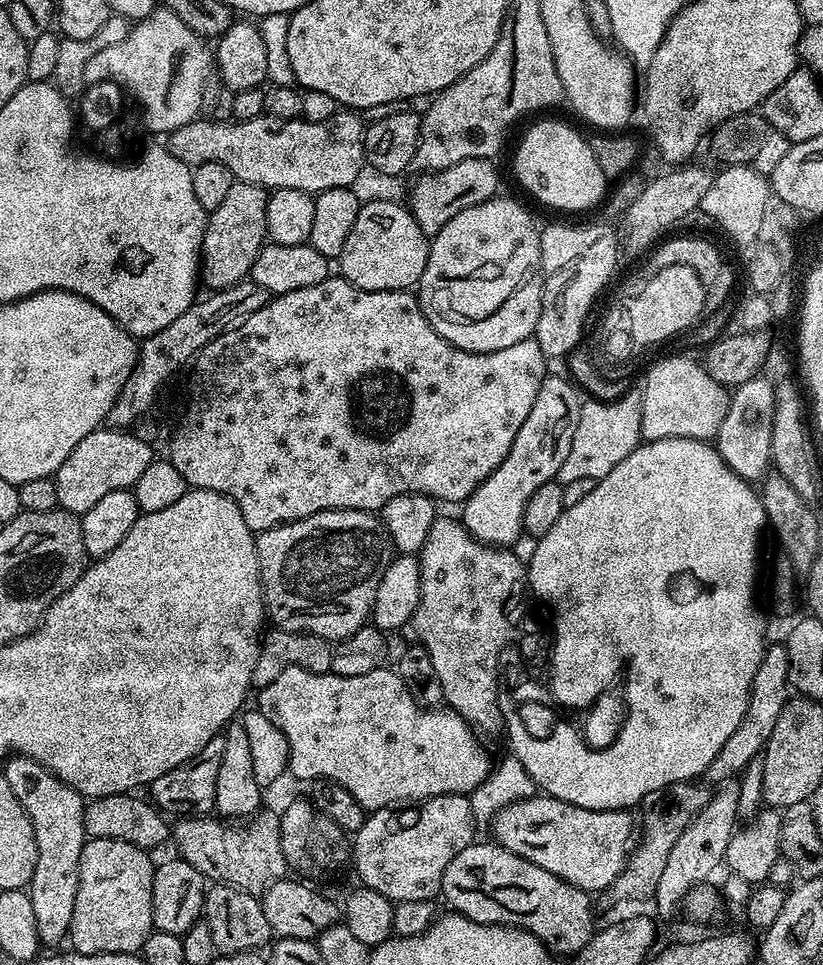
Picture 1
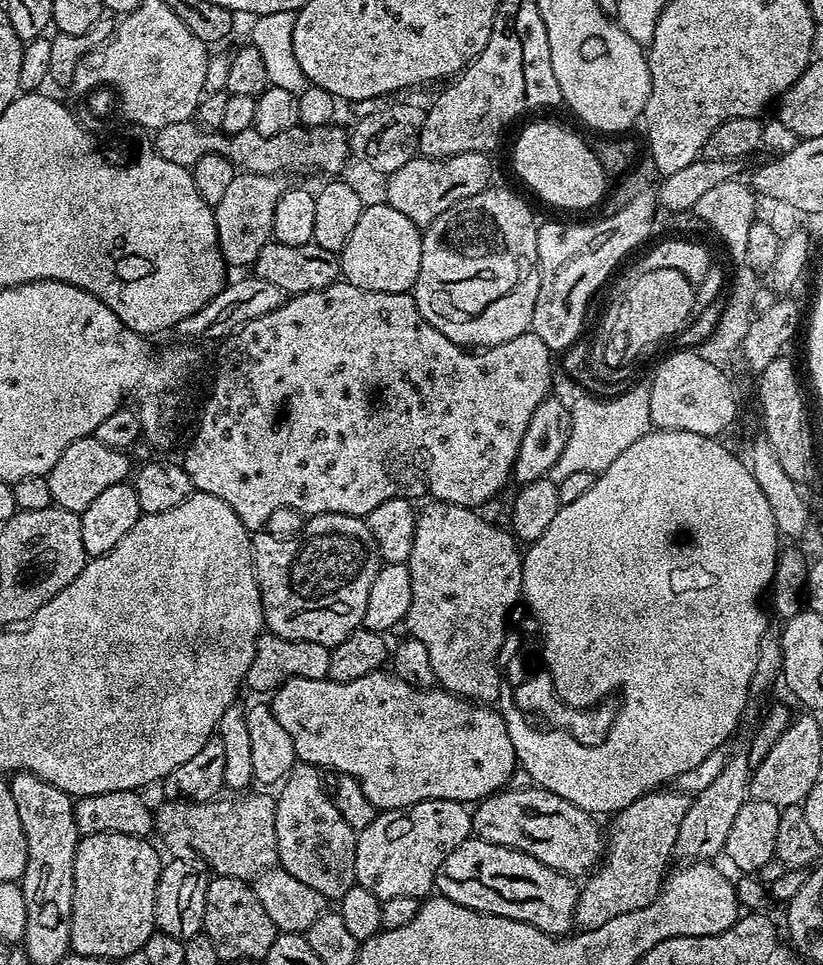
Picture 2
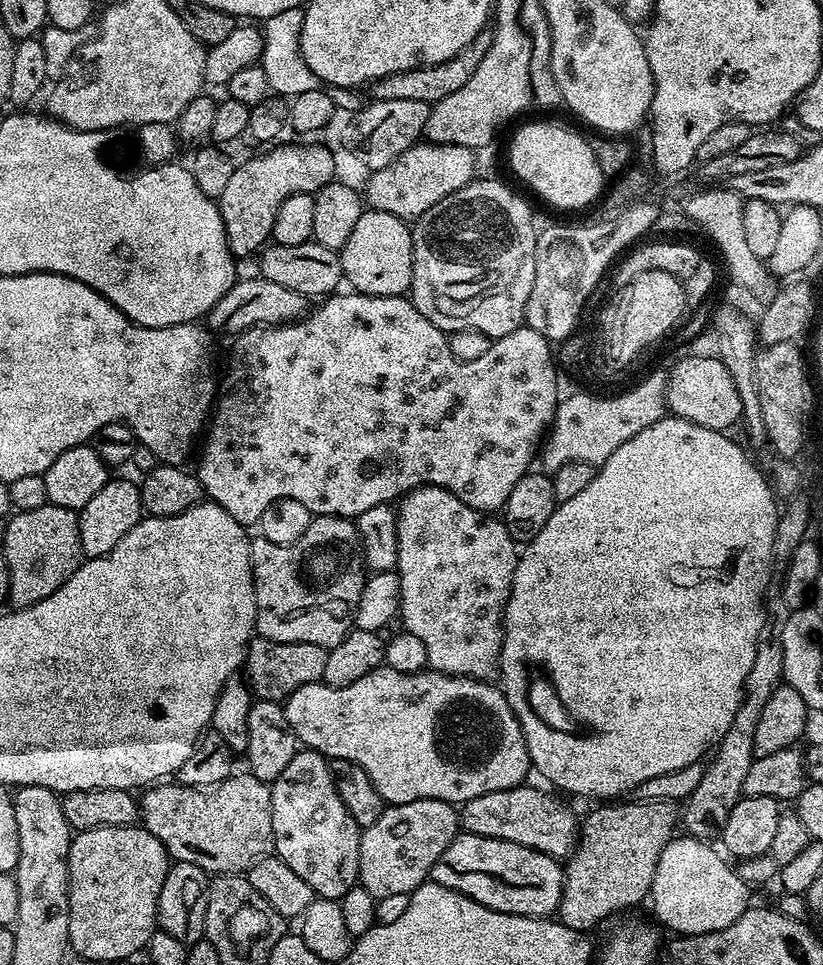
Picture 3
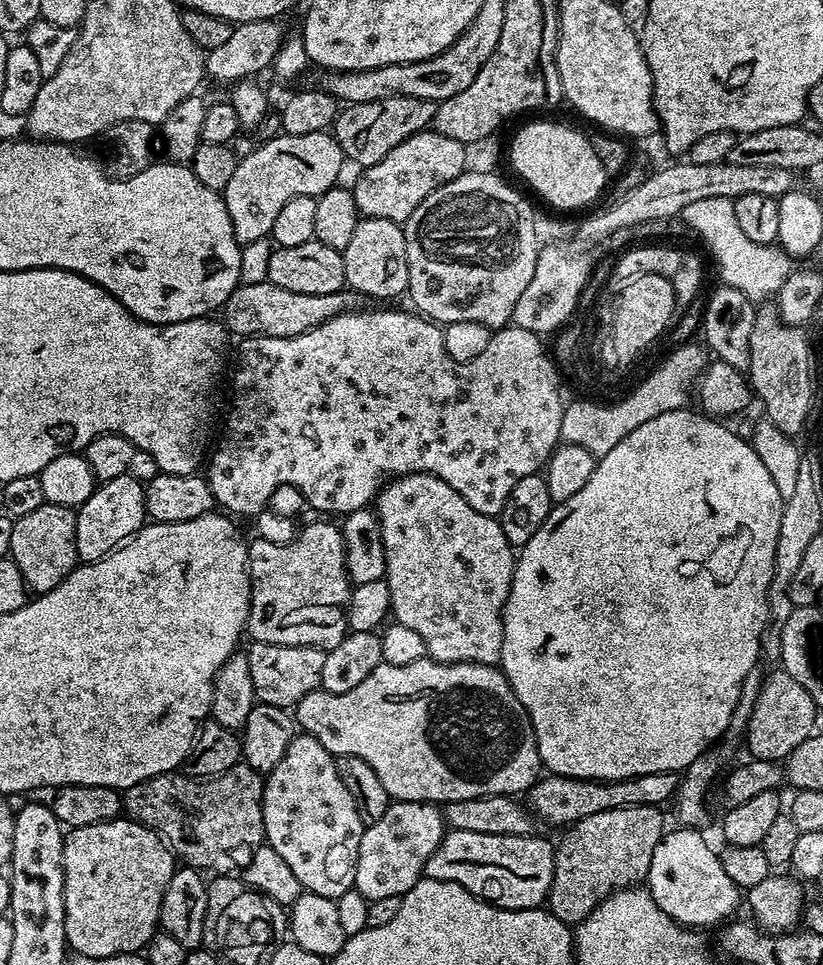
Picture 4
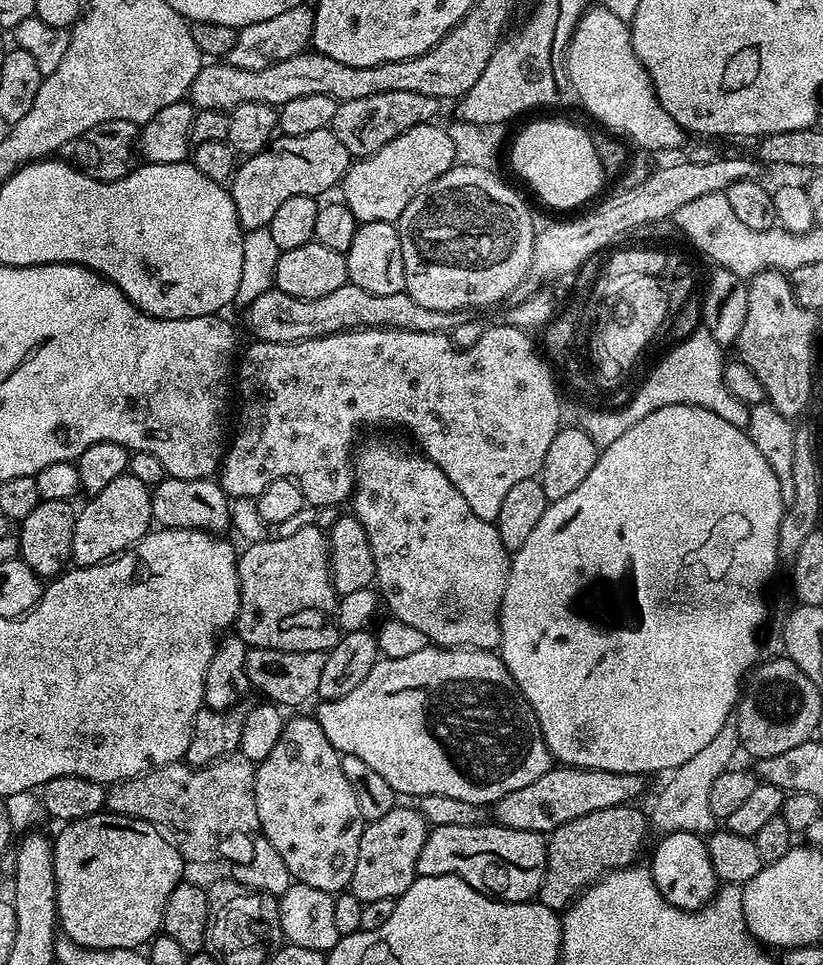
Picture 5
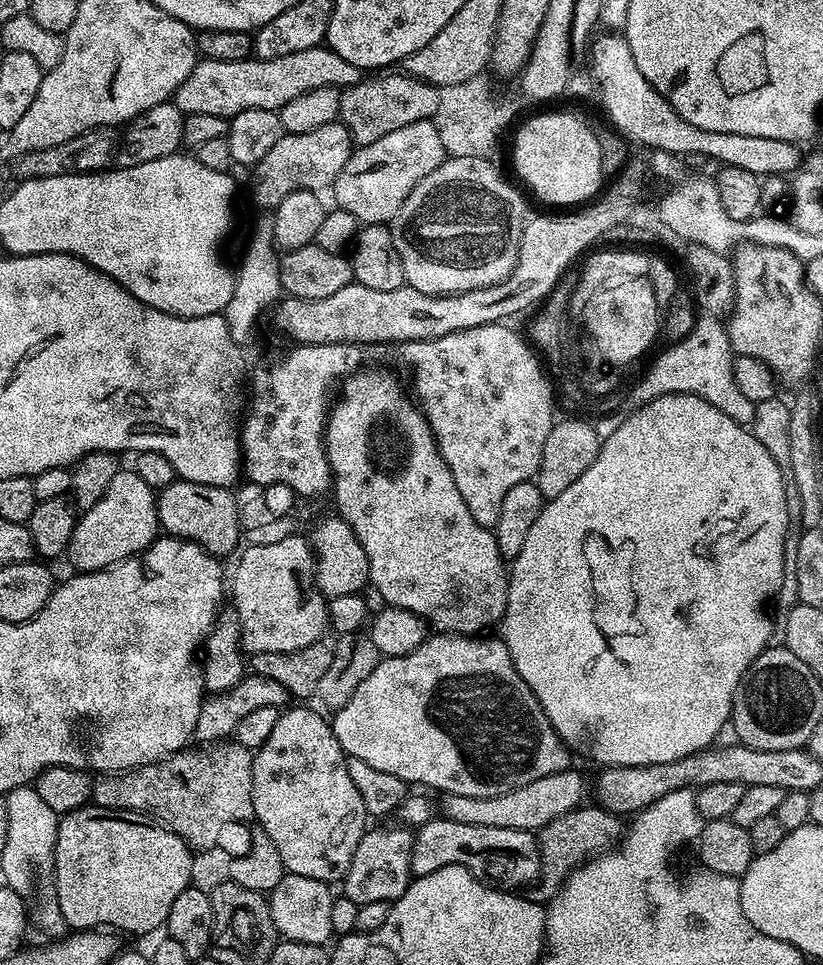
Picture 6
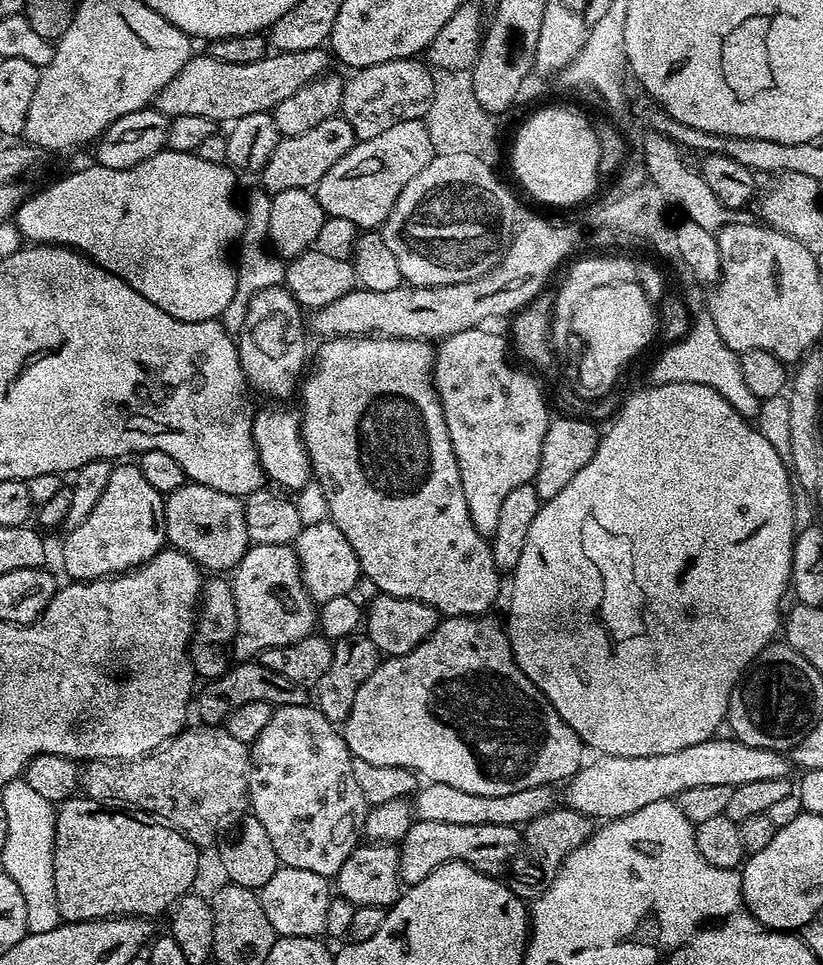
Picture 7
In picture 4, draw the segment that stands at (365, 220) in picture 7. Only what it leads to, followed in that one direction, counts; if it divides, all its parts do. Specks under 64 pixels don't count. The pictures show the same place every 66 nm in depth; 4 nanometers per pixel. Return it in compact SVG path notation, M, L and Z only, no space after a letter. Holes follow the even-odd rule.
M425 130L406 138L382 162L363 169L356 184L351 185L354 202L358 206L361 217L373 216L403 222L418 210L418 202L426 198L438 186L458 178L465 172L465 145L454 138L446 138L446 134L435 130Z

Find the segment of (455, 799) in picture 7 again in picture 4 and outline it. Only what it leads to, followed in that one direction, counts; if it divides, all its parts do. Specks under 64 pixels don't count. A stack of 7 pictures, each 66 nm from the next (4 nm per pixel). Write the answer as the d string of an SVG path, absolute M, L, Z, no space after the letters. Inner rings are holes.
M659 772L658 774L642 774L625 780L575 780L565 776L544 774L526 793L526 807L537 821L545 820L548 824L577 824L582 818L590 818L590 814L602 814L602 810L618 810L626 806L646 806L664 803L673 799L680 787L681 777L675 772Z

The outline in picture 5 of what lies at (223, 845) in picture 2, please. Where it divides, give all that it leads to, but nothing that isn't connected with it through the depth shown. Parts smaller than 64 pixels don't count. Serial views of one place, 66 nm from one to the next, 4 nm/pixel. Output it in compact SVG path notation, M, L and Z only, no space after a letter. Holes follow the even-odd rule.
M239 754L223 756L221 760L215 760L201 768L192 768L187 762L177 762L153 768L142 776L111 785L106 792L106 808L109 812L116 812L120 816L133 816L159 828L180 851L185 861L208 860L212 851L219 846L220 840L234 835L235 832L255 833L259 829L258 806L254 798L255 781L256 764Z

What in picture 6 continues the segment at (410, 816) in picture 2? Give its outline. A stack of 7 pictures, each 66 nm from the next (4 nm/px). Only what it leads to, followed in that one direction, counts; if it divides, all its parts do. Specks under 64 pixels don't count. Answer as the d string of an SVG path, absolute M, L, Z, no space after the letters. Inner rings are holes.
M408 826L398 828L372 828L365 831L350 858L350 870L346 870L342 881L342 894L355 904L370 902L391 902L407 890L413 879L410 858L412 857L413 829Z

